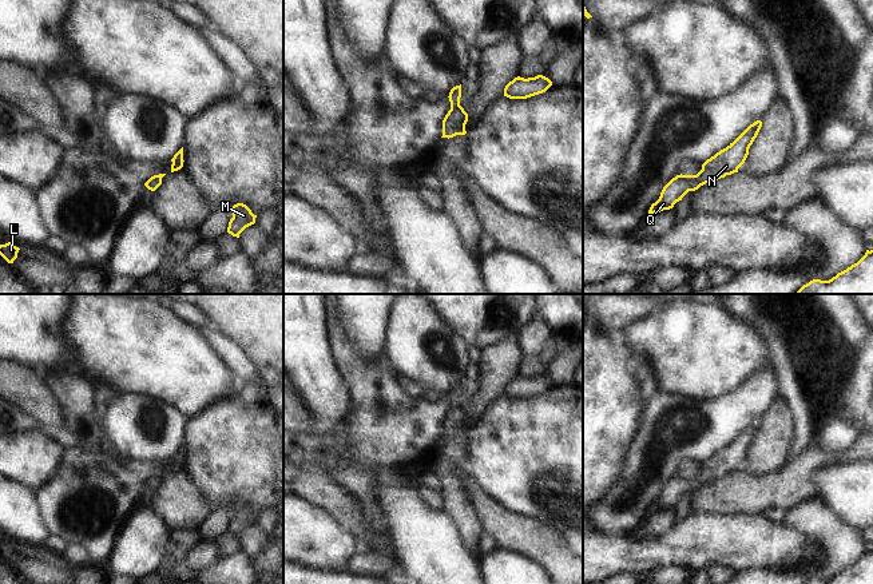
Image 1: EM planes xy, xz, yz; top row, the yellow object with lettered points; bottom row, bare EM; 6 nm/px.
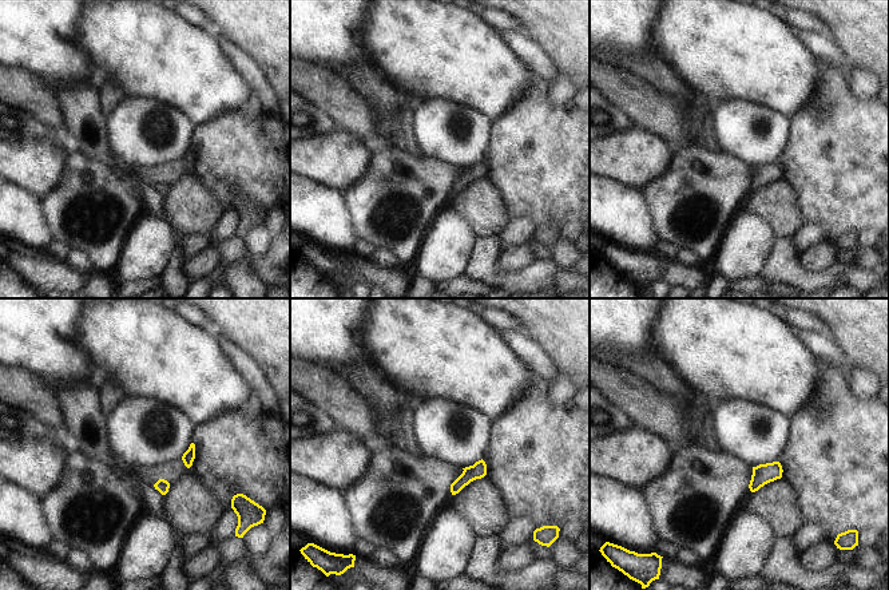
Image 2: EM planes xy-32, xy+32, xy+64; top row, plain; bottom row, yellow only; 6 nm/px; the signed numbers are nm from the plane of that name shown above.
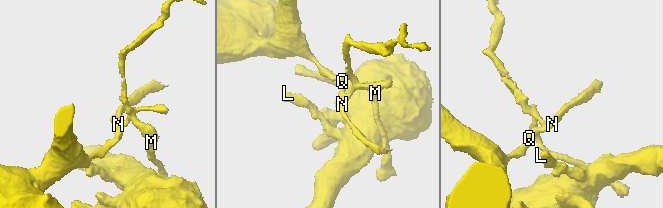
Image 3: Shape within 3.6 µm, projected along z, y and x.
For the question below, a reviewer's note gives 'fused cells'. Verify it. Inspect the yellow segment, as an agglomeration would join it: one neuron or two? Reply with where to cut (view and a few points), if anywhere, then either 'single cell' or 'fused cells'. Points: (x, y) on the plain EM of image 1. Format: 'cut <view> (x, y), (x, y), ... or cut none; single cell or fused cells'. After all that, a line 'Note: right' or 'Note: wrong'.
cut none; single cell
Note: wrong

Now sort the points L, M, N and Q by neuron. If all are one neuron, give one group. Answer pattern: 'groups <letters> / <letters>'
groups L M N Q

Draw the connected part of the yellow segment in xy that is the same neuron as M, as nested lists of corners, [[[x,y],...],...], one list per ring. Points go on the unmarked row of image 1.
[[[237,502],[233,505],[233,517],[229,521],[227,532],[233,536],[239,537],[239,533],[249,525],[255,523],[257,515],[251,512],[251,509],[243,504]]]

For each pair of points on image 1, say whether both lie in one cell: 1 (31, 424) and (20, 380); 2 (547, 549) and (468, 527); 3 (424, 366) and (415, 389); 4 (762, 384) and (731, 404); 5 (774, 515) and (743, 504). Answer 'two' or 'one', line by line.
1: two
2: two
3: two
4: one
5: two

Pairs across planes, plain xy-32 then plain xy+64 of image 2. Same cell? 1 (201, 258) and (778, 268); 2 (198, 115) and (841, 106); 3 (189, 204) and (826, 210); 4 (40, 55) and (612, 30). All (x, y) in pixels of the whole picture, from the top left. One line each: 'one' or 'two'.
1: two
2: two
3: two
4: one

